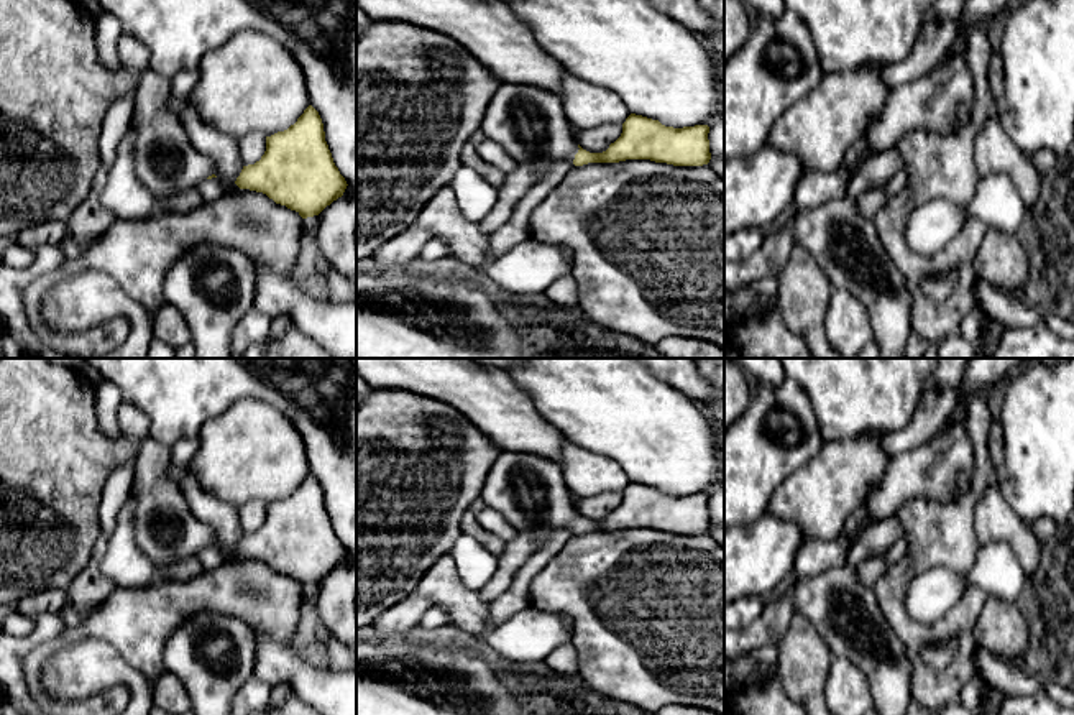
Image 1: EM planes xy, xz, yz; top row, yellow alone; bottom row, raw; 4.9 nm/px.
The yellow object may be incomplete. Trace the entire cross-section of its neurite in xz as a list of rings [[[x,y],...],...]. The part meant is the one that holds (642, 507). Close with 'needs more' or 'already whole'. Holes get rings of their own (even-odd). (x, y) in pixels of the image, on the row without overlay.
[[[501,452],[480,496],[517,533],[530,534],[537,549],[558,529],[583,534],[650,528],[673,534],[703,534],[711,528],[708,493],[673,496],[636,482],[626,487],[621,505],[606,519],[590,521],[576,511],[562,465],[534,454]]]; needs more

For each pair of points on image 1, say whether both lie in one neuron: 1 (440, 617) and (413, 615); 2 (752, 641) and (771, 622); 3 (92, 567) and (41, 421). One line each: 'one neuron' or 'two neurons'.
1: two neurons
2: one neuron
3: two neurons

